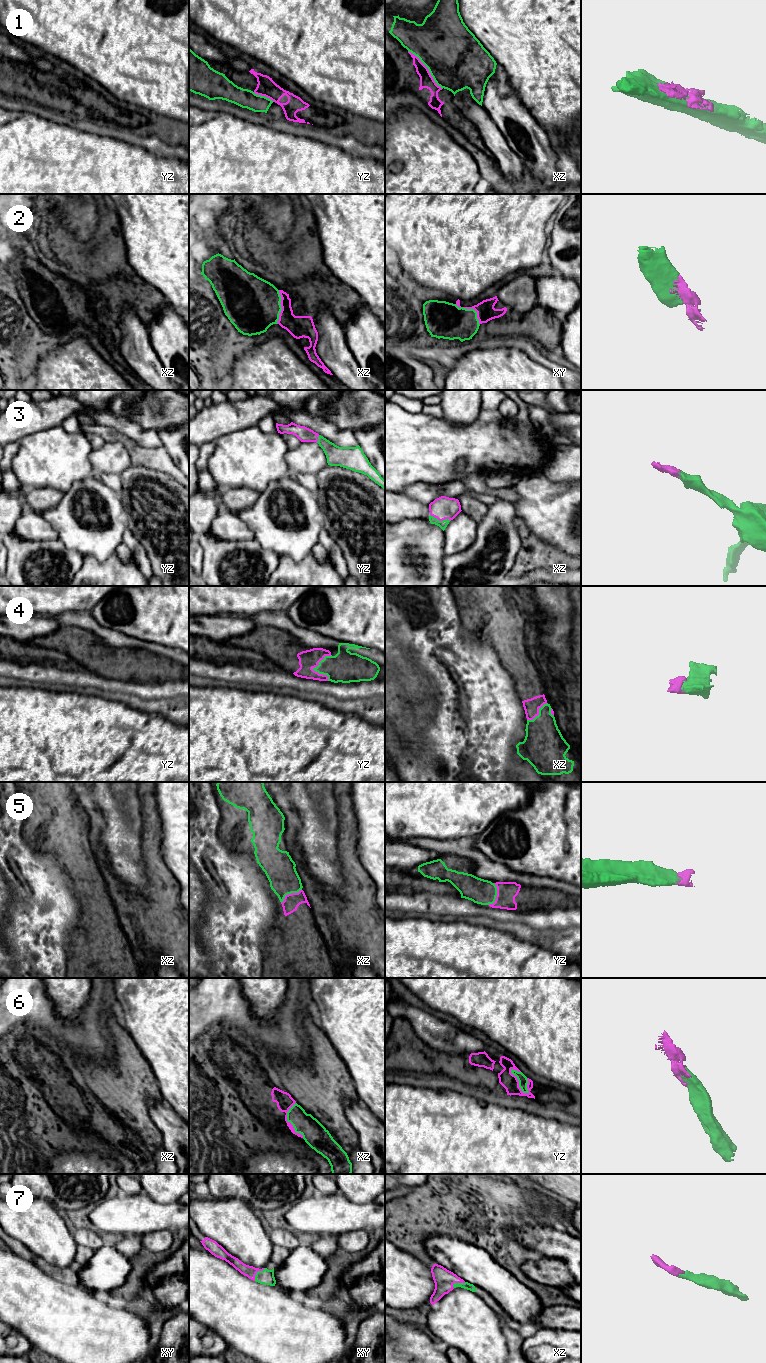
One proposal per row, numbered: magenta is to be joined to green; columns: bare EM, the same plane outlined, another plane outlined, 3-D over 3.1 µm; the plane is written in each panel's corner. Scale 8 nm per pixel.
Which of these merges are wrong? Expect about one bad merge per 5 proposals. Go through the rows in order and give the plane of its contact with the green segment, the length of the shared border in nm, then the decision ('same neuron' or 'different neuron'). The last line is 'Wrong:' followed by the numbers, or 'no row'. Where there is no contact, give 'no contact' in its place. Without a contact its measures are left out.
1: contact in xz; length 420 nm; different neuron
2: contact in xz; length 280 nm; same neuron
3: contact in xz; length 180 nm; same neuron
4: contact in yz; length 220 nm; same neuron
5: contact in yz; length 180 nm; same neuron
6: contact in yz; length 240 nm; same neuron
7: contact in xy; length 130 nm; same neuron
Wrong: 1

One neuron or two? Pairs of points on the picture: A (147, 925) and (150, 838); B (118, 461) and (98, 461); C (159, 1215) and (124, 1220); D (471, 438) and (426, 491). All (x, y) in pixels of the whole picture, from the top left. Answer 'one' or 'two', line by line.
A: one
B: one
C: one
D: two

